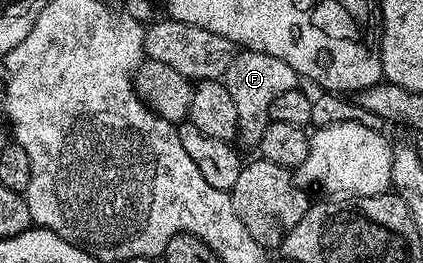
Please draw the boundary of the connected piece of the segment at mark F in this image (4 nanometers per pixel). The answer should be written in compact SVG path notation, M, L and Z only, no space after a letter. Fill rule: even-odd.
M239 49L232 64L228 64L224 81L236 104L237 141L258 148L266 126L272 121L270 117L272 100L284 90L295 89L300 79L291 66L284 64L284 60L276 60L276 56L268 56L255 50Z

